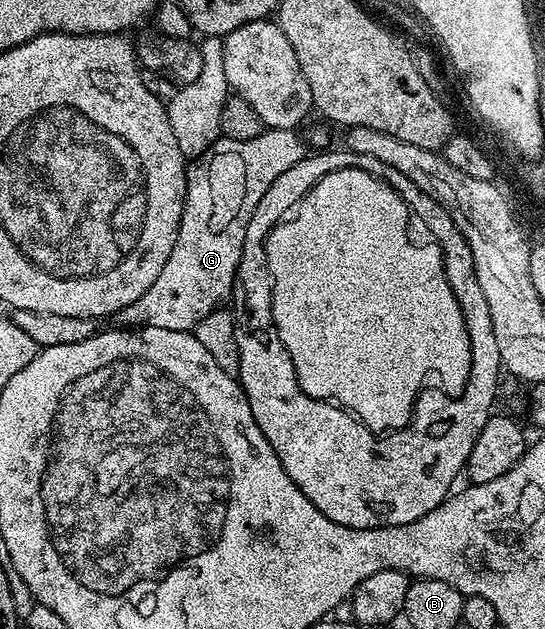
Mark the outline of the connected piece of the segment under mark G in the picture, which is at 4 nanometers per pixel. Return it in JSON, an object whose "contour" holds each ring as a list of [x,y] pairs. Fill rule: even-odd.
{"contour":[[[269,128],[258,138],[234,142],[223,138],[214,141],[188,168],[188,193],[174,250],[154,286],[130,306],[118,313],[121,325],[158,330],[192,332],[206,314],[216,311],[232,295],[232,283],[242,258],[246,226],[262,202],[262,194],[290,166],[305,159],[306,144],[299,131]]]}

